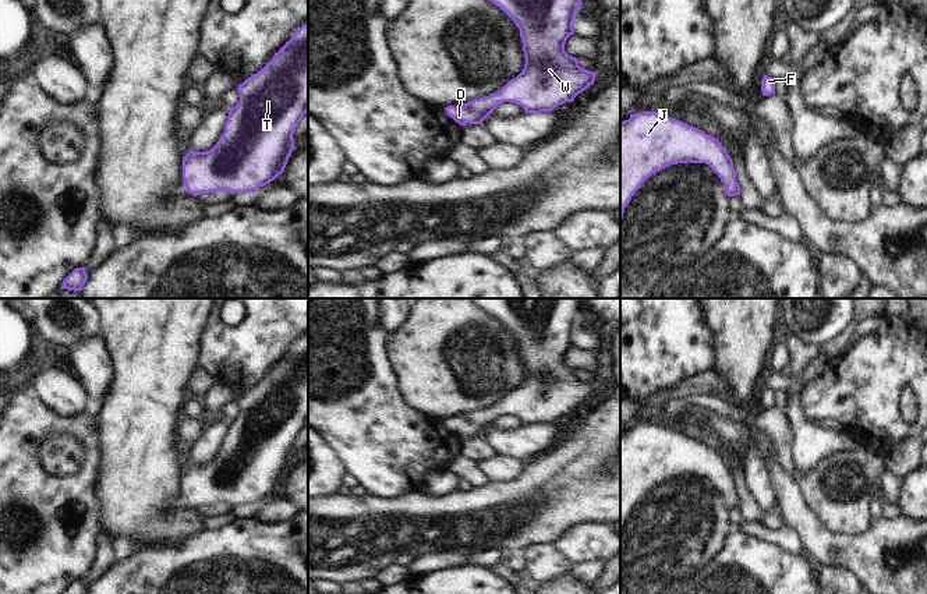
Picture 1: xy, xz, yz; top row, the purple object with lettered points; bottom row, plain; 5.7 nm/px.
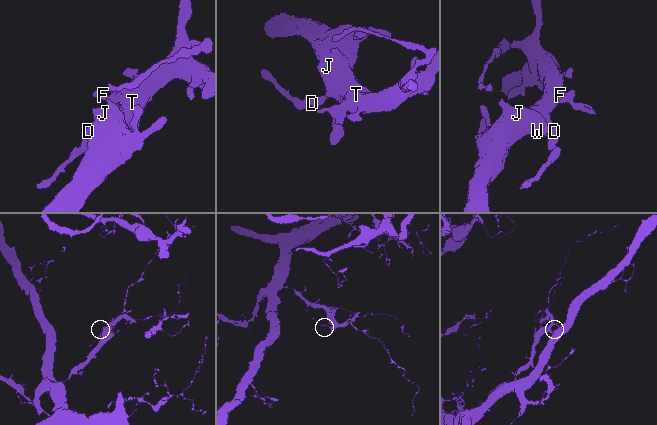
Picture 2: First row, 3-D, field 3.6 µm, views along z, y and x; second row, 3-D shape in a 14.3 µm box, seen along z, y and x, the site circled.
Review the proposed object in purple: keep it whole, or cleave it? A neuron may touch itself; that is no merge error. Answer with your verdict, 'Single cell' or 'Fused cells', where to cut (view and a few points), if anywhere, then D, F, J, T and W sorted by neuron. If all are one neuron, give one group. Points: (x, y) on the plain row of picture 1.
Single cell. No split. Groups: D F J T W

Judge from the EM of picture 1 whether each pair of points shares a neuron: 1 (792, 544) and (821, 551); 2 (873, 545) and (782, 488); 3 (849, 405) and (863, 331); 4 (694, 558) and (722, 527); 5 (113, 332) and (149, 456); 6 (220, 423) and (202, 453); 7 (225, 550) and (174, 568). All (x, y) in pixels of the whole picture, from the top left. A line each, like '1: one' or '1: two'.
1: two
2: one
3: two
4: one
5: one
6: one
7: one

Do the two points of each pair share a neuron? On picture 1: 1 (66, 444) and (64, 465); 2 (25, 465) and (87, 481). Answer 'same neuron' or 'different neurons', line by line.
1: same neuron
2: same neuron

